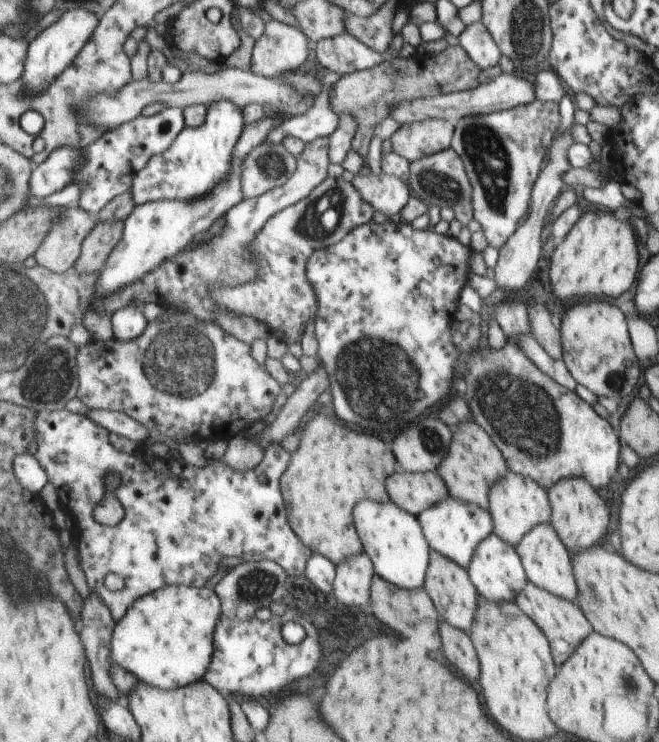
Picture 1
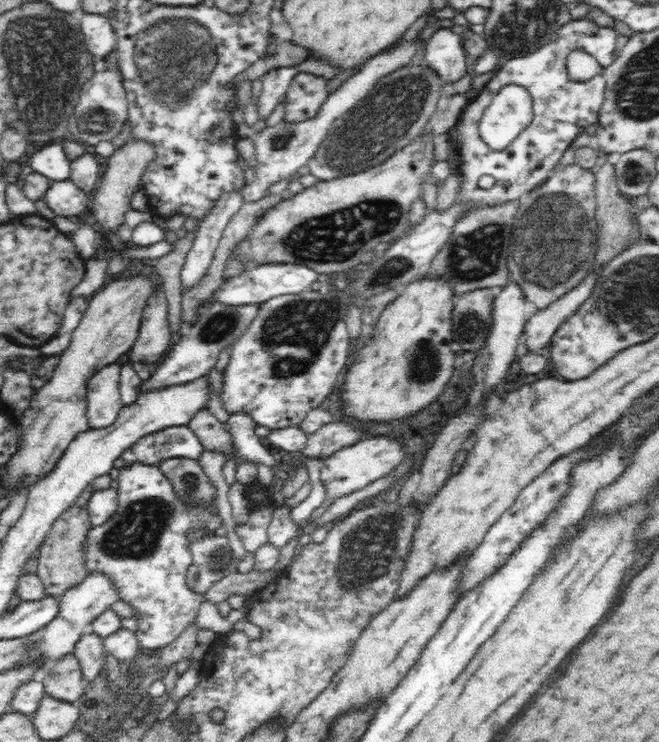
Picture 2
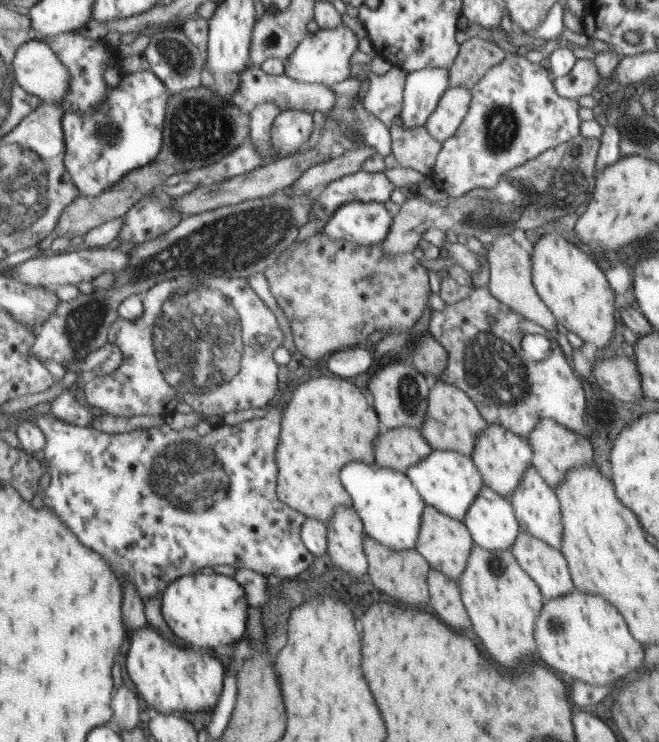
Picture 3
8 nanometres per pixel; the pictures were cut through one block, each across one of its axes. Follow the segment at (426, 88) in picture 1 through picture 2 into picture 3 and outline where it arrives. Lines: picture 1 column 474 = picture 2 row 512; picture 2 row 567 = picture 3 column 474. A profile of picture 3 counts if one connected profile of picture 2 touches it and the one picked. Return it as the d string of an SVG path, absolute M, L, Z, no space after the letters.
M466 37L456 60L448 68L449 87L465 86L470 89L481 80L481 77L505 58L503 49L487 39Z

